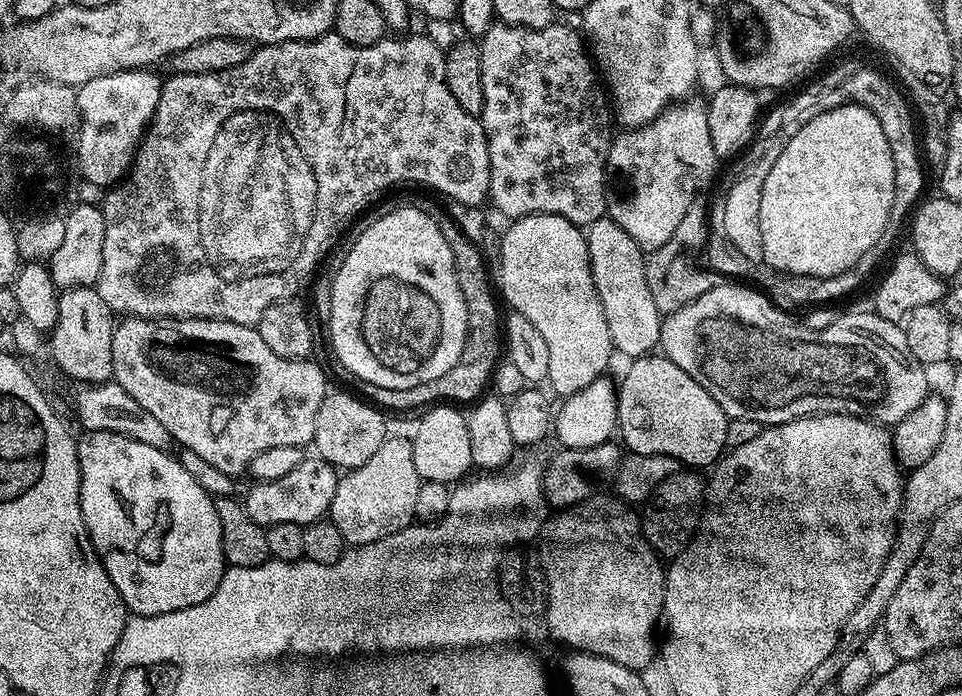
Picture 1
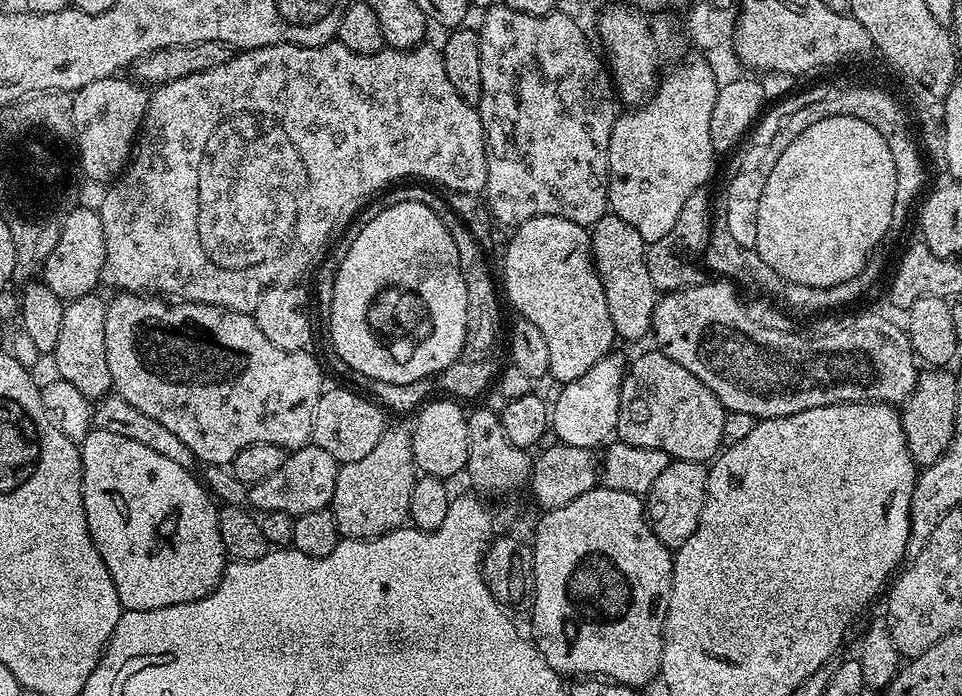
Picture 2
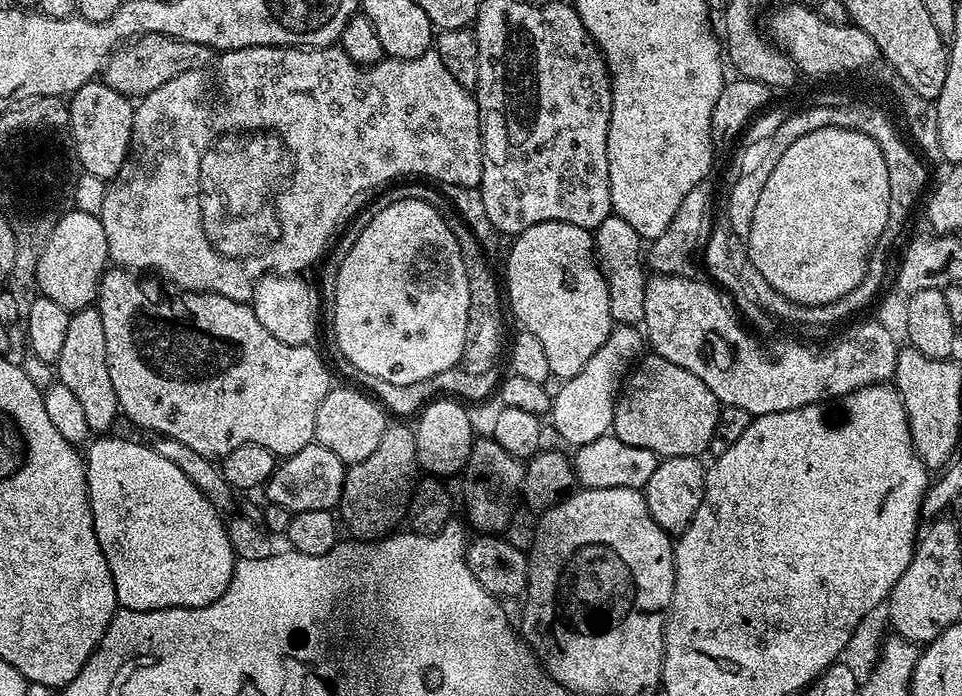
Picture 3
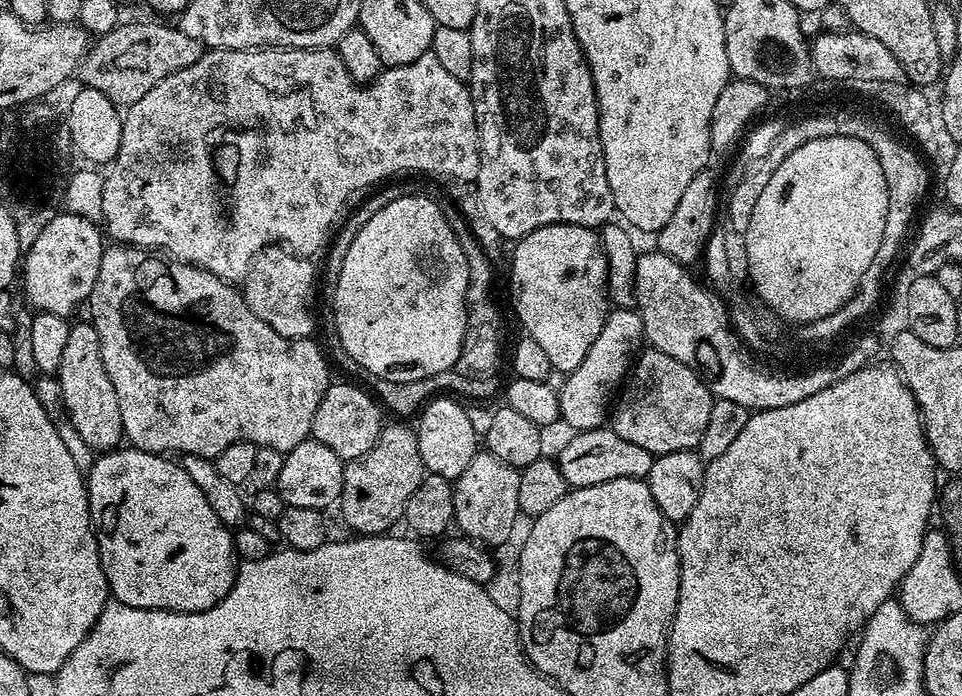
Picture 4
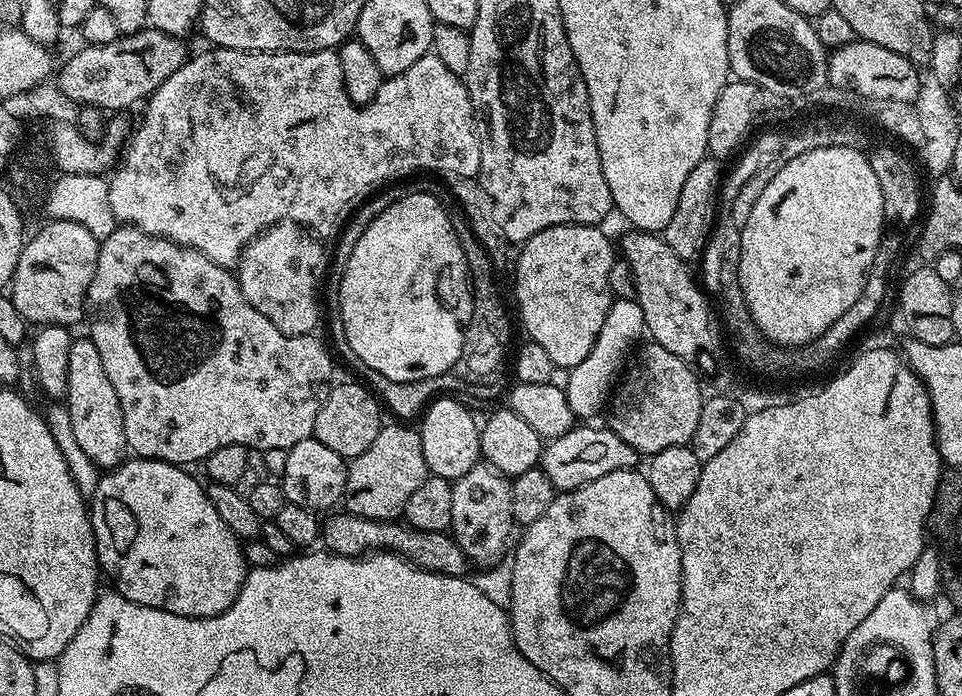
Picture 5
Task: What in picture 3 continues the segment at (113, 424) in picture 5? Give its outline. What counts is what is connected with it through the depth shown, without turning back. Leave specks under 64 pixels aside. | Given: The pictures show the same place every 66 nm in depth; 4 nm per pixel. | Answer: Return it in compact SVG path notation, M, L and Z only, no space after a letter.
M89 306L71 313L70 326L66 326L66 343L58 354L54 371L59 383L70 395L76 396L76 404L84 415L84 424L92 434L104 434L115 422L120 412L114 385L110 383L110 370L106 362L106 334L102 334L102 314L99 307Z

